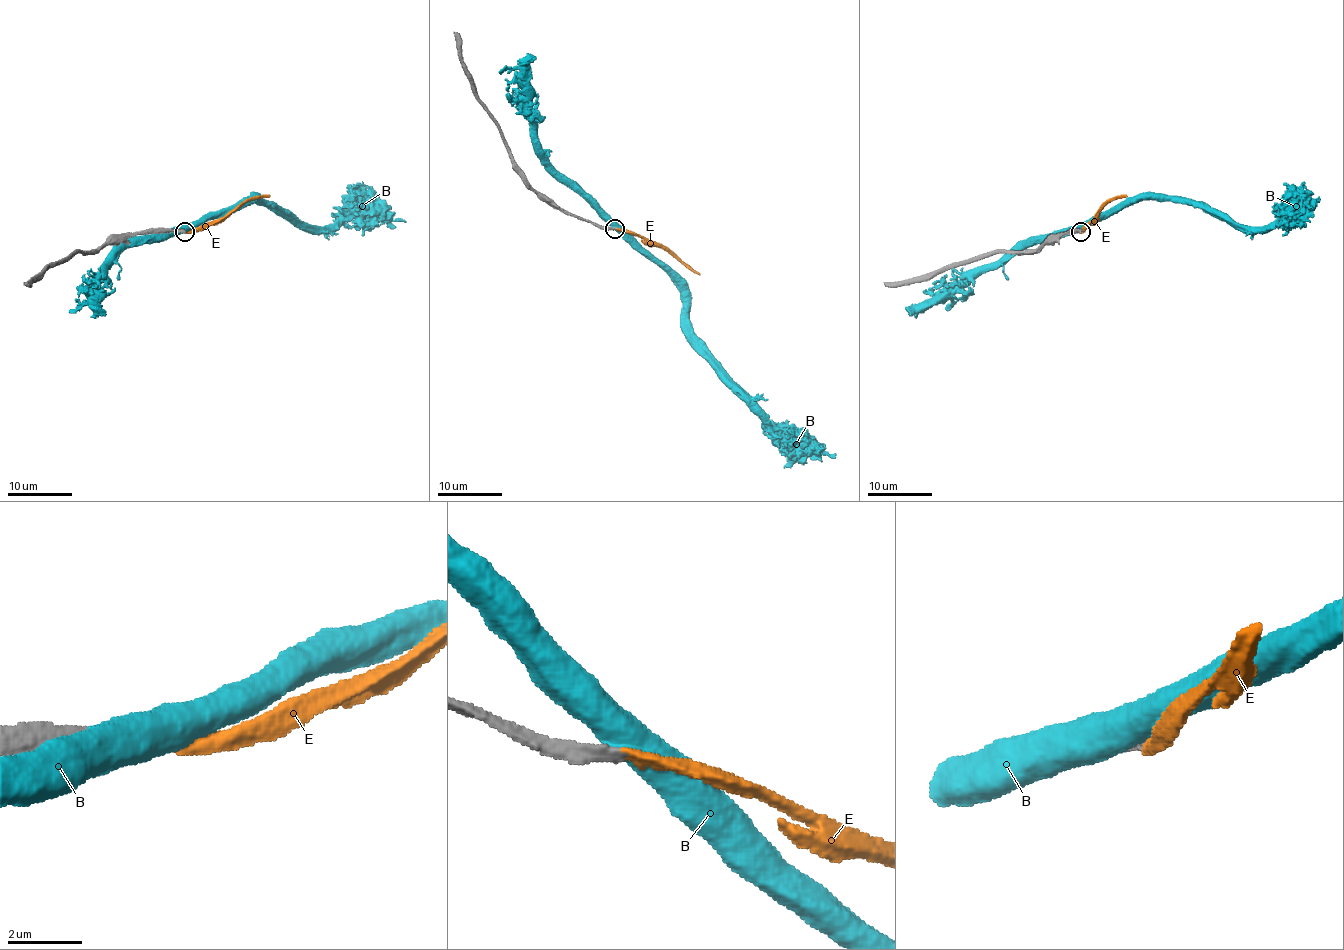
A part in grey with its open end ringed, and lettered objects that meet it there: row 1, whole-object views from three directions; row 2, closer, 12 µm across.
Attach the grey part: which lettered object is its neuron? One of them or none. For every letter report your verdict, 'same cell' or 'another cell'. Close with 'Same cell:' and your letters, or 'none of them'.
B: another cell
E: same cell
Same cell: E

